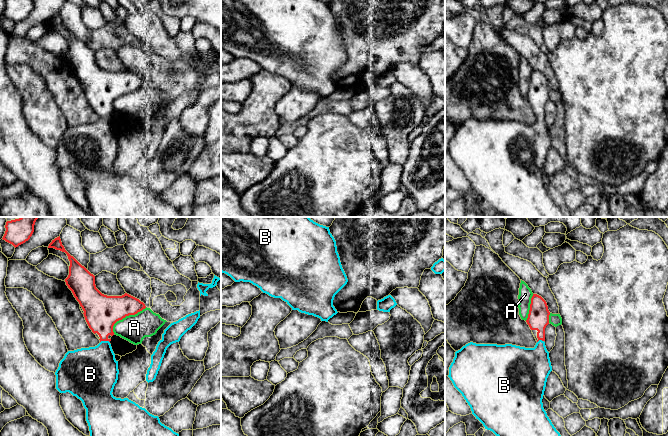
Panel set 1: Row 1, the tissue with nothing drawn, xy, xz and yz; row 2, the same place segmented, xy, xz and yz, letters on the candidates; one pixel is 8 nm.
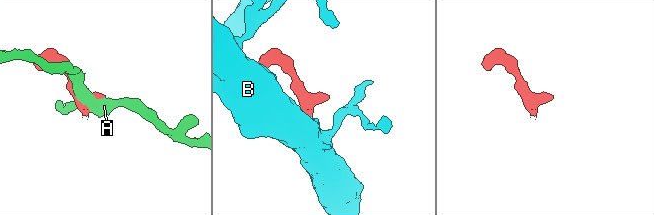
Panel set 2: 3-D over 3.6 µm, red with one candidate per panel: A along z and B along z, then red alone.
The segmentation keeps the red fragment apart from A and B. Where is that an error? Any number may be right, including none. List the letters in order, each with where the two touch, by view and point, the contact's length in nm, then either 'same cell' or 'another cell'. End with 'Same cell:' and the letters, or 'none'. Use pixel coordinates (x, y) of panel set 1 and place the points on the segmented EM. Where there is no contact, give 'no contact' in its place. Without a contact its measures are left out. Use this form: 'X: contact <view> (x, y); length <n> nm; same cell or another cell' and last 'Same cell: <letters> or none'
A: contact xy (125, 316); length 340 nm; another cell
B: contact xy (104, 340); length 80 nm; same cell
Same cell: B

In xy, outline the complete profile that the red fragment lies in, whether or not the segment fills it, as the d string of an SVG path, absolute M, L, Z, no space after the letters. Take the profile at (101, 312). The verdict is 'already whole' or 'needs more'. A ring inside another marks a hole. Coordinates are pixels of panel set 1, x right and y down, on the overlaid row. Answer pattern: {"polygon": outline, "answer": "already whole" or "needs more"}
{"polygon": "M60 236L52 240L48 248L65 252L70 261L69 275L66 285L72 291L84 311L85 320L95 334L100 337L100 343L95 347L68 351L60 361L55 372L56 389L60 393L69 392L83 403L86 409L86 421L90 436L179 436L171 428L160 422L158 416L150 414L128 398L116 398L112 392L118 380L118 361L112 350L109 335L113 336L114 324L129 315L135 315L146 308L139 299L125 293L122 296L107 296L102 294L95 285L95 276L71 256L62 245Z", "answer": "needs more"}

